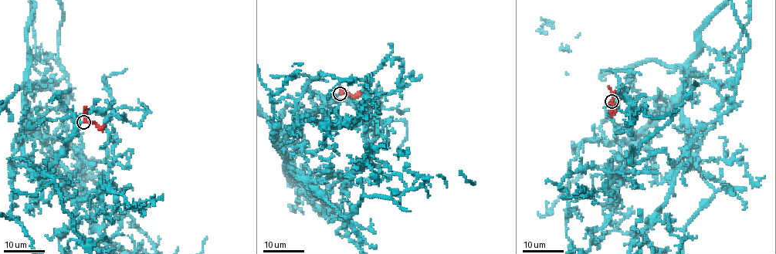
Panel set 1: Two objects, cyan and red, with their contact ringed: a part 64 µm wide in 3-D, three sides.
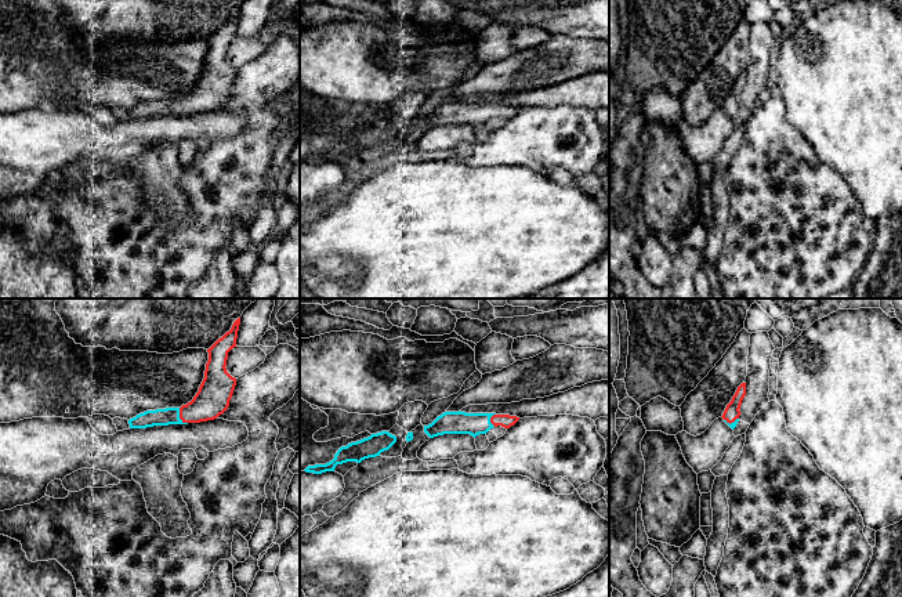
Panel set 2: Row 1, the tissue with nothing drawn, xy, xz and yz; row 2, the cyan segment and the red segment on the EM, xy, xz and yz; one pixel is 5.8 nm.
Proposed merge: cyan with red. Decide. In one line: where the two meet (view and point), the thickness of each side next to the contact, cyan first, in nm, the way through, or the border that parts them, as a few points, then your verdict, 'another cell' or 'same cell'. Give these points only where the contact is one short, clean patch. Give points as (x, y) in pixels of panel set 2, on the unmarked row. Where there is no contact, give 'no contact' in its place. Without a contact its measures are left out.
meets cyan in xy at (178, 107); 100 nm thick on the cyan side, 200 nm on the other; runs through xy (166, 107), (178, 107), (195, 102), (212, 90); same cell

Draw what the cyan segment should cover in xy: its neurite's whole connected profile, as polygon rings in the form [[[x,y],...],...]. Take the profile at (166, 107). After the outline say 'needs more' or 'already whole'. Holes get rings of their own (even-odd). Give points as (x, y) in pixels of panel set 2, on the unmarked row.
[[[240,8],[231,21],[218,29],[209,40],[204,69],[191,93],[181,98],[146,101],[128,111],[130,119],[153,116],[188,115],[214,111],[222,105],[232,88],[236,69],[227,62],[228,43],[236,37]]]; needs more

